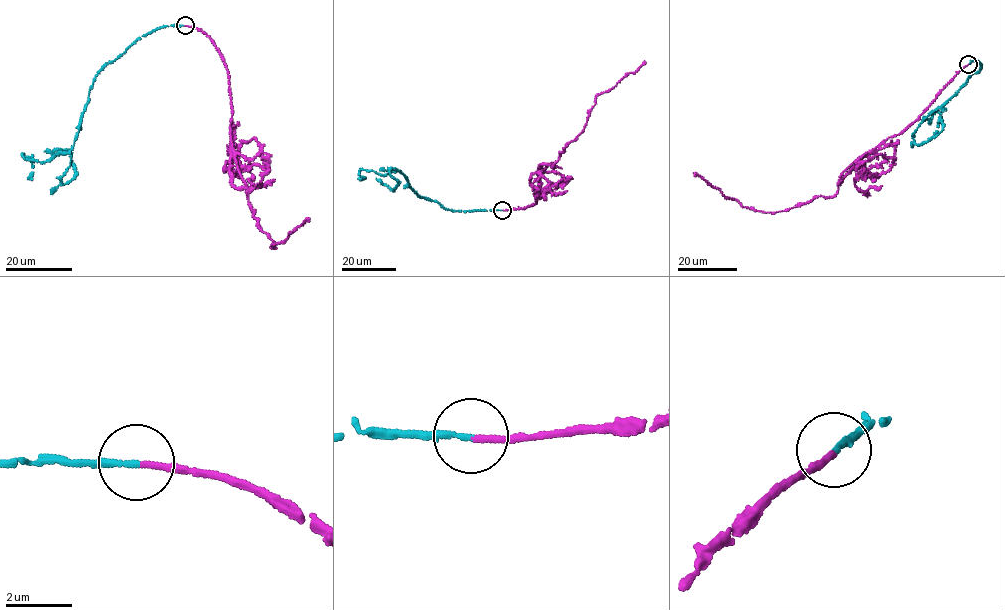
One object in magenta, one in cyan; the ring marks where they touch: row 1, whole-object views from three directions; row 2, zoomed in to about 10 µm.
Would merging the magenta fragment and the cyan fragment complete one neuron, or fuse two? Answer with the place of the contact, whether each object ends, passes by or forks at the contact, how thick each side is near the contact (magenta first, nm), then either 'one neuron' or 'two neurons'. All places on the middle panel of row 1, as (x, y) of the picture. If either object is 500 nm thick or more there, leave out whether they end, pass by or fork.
(502, 210) | magenta ends | cyan ends | 180/180 nm | one neuron

